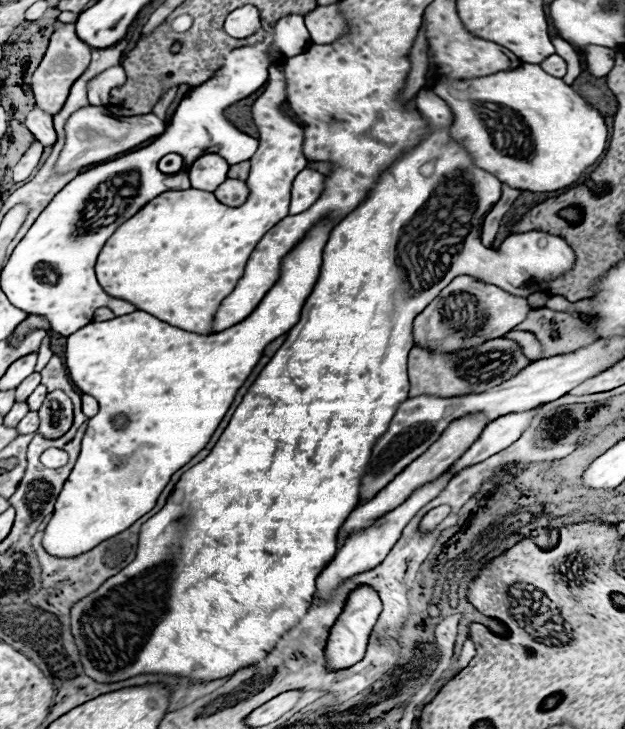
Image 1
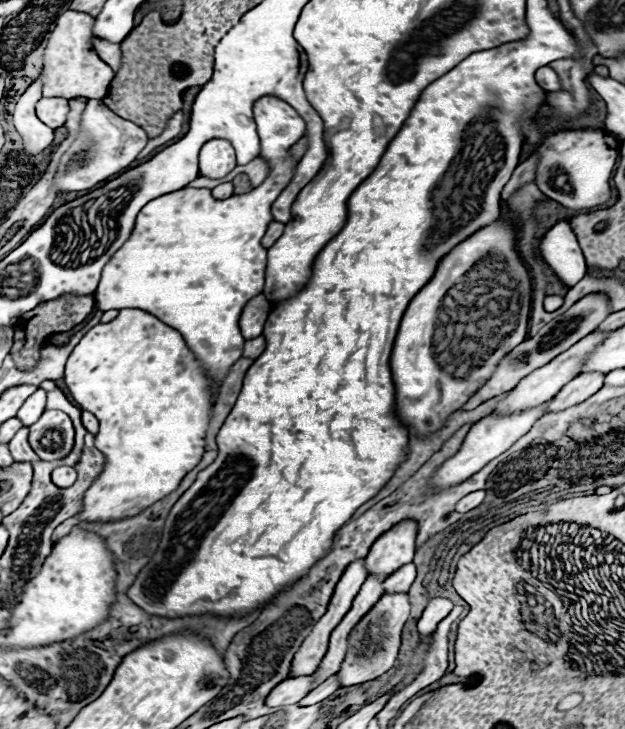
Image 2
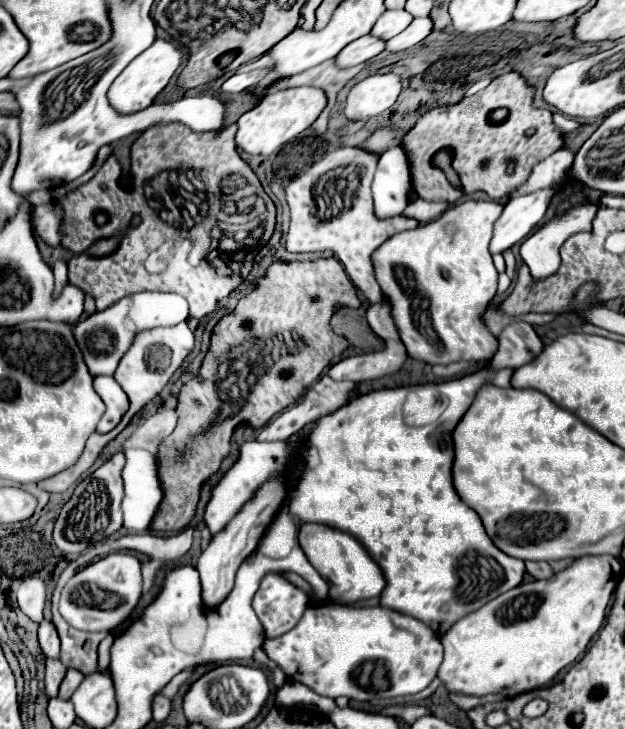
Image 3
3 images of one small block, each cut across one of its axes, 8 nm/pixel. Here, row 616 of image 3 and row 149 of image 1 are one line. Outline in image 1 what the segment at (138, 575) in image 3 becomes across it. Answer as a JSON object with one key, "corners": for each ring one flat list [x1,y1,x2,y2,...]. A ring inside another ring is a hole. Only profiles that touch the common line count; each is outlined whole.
{"corners":[[86,106,70,116,66,122,66,144,64,150,60,152,60,158,56,162,58,172,74,170,74,168,90,168,92,164,106,162,122,152,132,150,134,146,146,142,148,138,154,138,162,134,166,128,166,122,158,118,156,114,140,114,140,116,116,116,106,108,96,108,96,106]]}

